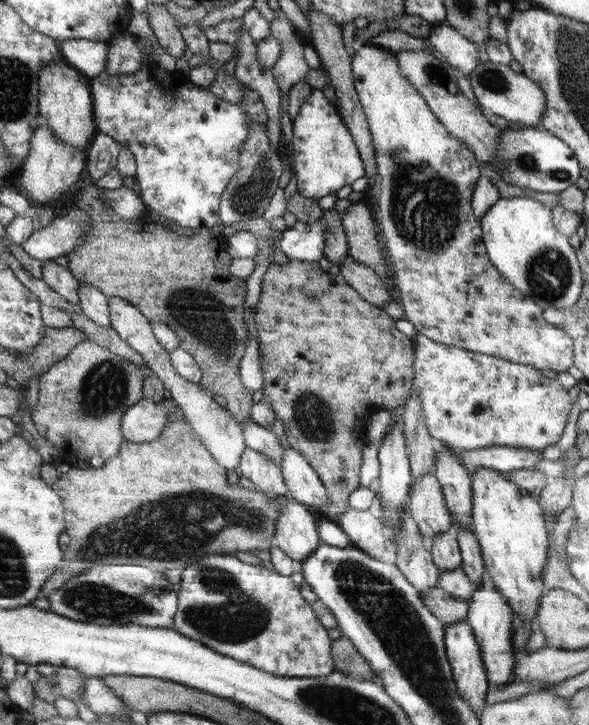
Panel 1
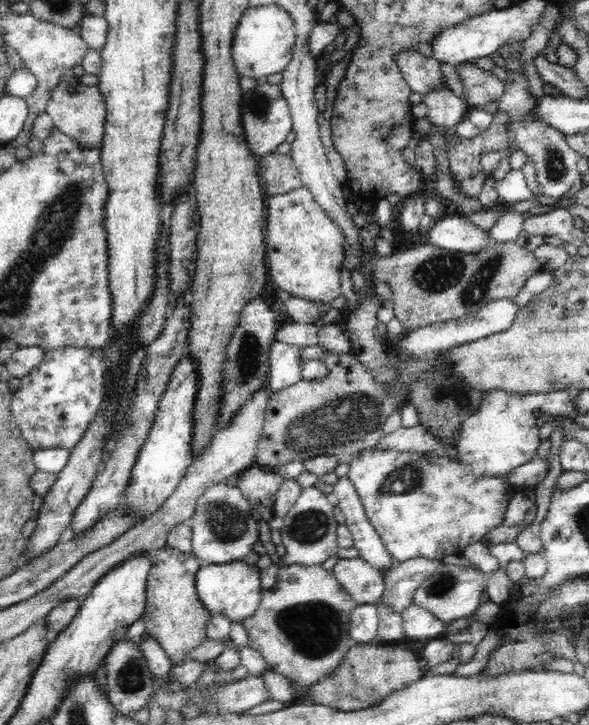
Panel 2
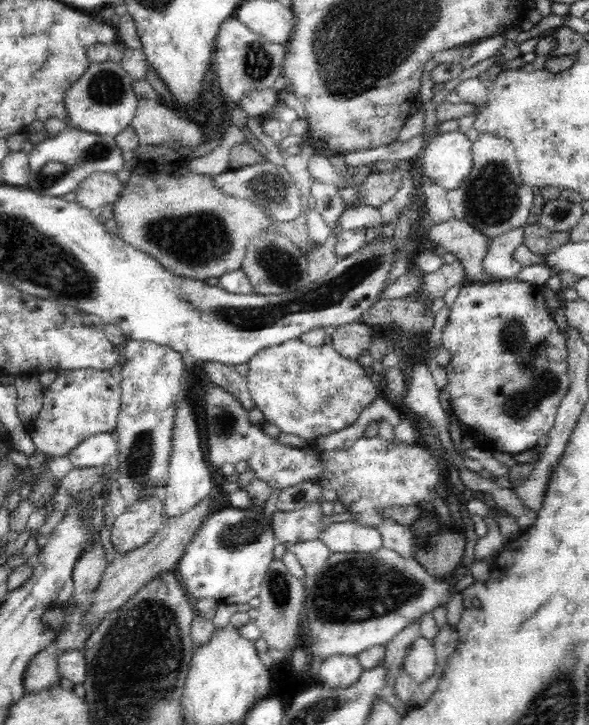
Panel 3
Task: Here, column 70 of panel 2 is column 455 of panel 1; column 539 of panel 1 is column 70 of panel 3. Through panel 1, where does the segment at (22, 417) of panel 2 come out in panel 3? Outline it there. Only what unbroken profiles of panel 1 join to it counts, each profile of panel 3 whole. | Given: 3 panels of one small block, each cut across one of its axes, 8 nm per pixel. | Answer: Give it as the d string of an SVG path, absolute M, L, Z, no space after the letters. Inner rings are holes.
M76 369L58 375L50 386L45 387L43 407L28 428L36 450L45 456L67 456L86 438L113 432L121 409L121 393L121 385L110 369Z

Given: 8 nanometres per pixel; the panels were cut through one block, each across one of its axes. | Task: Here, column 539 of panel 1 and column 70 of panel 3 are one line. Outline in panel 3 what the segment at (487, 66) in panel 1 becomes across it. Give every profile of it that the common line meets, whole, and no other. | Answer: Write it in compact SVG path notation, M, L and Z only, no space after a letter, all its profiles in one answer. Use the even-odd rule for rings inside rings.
M91 62L86 72L67 87L63 97L69 127L114 138L130 128L139 103L139 96L132 89L133 81L119 62Z

